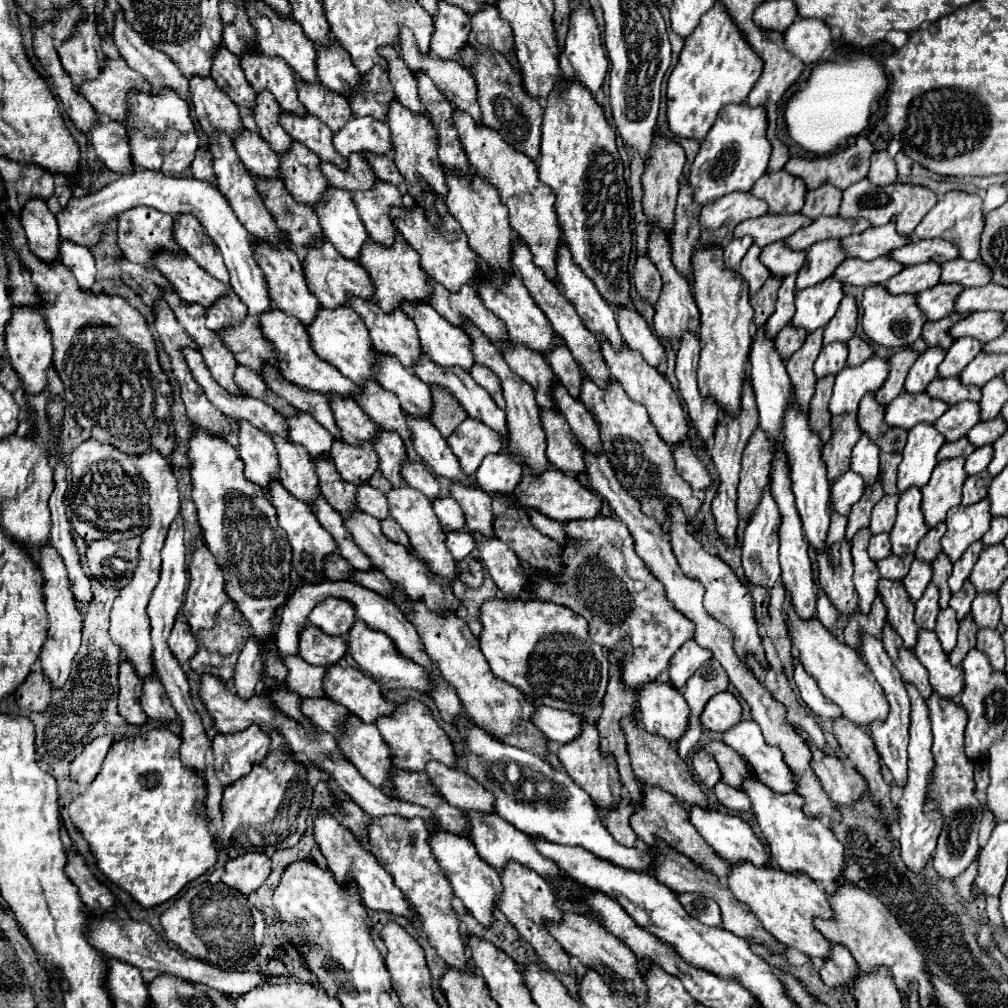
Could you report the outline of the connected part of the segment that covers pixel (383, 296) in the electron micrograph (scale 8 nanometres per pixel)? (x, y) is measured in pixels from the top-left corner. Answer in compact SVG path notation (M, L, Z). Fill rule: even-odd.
M395 232L395 244L393 246L381 246L373 240L367 240L359 254L359 264L367 270L373 282L373 300L385 310L391 312L397 308L403 300L409 302L427 302L429 300L429 286L427 286L427 274L419 266L419 254L403 240L401 232Z

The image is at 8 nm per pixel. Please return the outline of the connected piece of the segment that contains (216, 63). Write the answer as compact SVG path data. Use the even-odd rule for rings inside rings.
M217 48L211 64L211 76L215 76L219 88L223 88L235 104L251 108L255 104L255 92L247 84L243 70L239 68L239 56L227 48Z

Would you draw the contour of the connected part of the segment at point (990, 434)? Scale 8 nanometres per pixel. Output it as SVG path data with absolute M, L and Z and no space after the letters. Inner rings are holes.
M1001 416L987 420L987 422L979 422L975 424L975 428L971 428L971 432L967 434L967 440L975 446L975 448L983 448L987 444L993 444L999 436L1003 436L1007 432L1007 424L1001 420Z

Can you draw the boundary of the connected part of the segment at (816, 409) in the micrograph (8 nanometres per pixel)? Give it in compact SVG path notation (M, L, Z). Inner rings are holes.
M827 376L815 384L815 394L811 398L809 406L809 428L821 438L821 444L825 444L831 436L829 428L829 410L827 404L831 400L831 390L833 390L833 376Z

